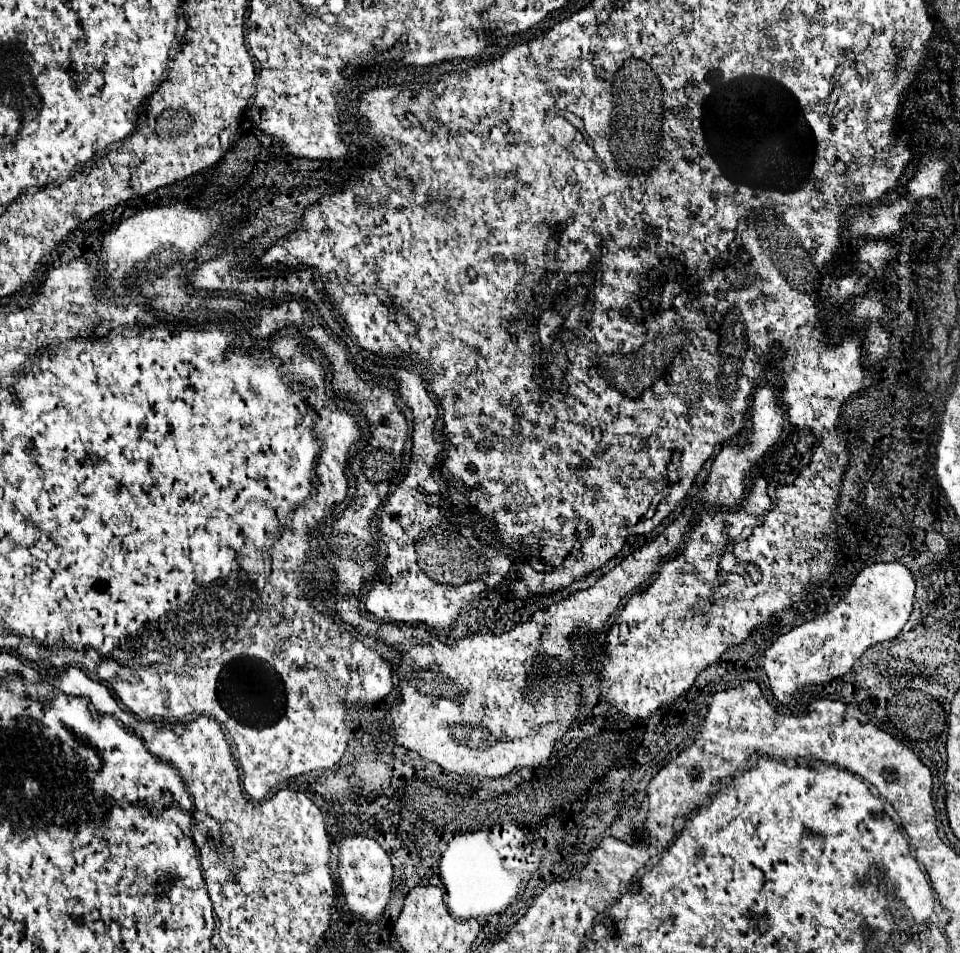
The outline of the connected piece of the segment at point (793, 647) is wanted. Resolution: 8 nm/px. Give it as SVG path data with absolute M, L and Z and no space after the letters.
M899 562L871 564L863 568L841 602L823 616L809 620L779 636L765 652L763 668L771 690L781 704L793 704L799 690L811 684L825 684L851 672L853 664L873 644L893 640L913 610L915 580L911 570Z

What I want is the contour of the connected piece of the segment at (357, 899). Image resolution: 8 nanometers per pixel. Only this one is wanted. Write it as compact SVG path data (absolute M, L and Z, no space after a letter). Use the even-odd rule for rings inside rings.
M353 836L341 842L341 852L339 852L341 888L351 912L361 916L365 922L373 922L383 914L391 898L391 876L393 876L391 860L375 840L365 836ZM357 846L359 846L359 852L357 852Z

